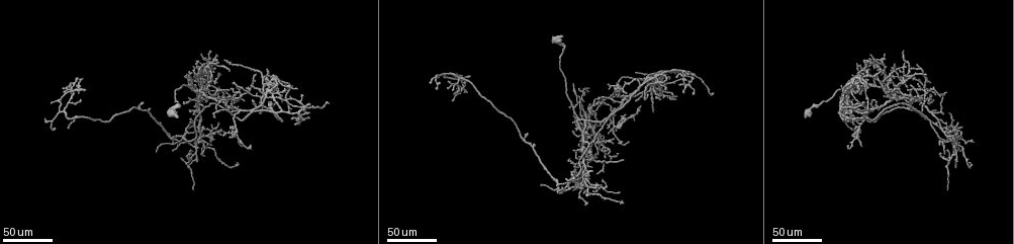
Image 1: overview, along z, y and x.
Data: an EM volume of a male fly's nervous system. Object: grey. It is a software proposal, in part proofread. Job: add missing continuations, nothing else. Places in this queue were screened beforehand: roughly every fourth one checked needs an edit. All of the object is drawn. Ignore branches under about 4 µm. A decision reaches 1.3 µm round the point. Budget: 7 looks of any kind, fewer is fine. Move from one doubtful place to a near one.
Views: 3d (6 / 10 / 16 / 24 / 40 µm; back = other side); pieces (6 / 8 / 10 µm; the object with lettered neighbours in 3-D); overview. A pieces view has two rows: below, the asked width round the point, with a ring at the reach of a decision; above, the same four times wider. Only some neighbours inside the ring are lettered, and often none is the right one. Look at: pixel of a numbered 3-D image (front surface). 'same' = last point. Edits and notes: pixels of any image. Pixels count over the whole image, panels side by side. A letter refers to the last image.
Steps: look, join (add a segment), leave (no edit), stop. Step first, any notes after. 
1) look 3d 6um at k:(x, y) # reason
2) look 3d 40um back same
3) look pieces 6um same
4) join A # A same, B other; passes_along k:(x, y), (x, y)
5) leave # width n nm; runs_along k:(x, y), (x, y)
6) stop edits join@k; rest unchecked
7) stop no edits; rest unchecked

look 3d 24um at 1:(574, 190) # branch stops here

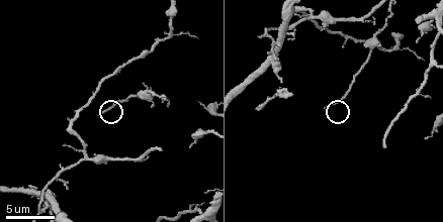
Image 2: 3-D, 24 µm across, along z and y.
look pieces 8um at 2:(100, 115) # see the neighbours

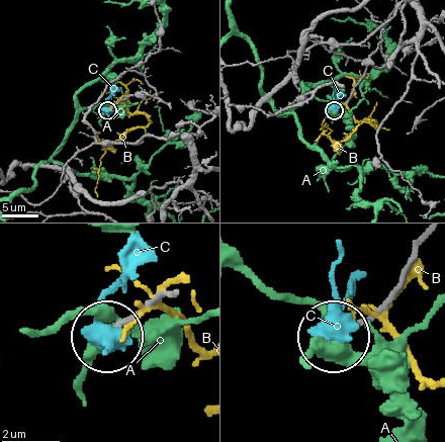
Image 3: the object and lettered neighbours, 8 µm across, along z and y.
leave # width 150 nm; A other, B other, C other; none of them fits

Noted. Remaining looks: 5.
look 3d 24um at 1:(573, 186) # thin end

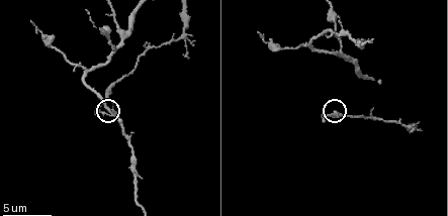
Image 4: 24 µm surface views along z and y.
look pieces 8um at 4:(323, 114)

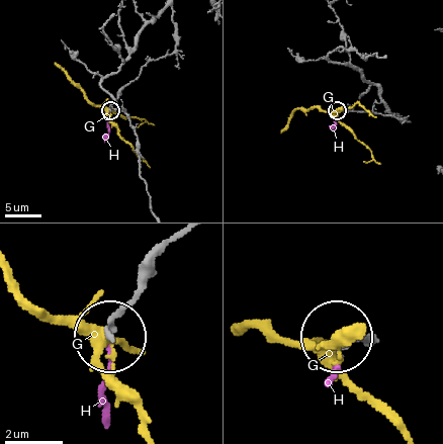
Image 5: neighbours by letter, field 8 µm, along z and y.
join H # G other, H same; the neuron continues

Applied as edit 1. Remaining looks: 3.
look overview # see it whole again

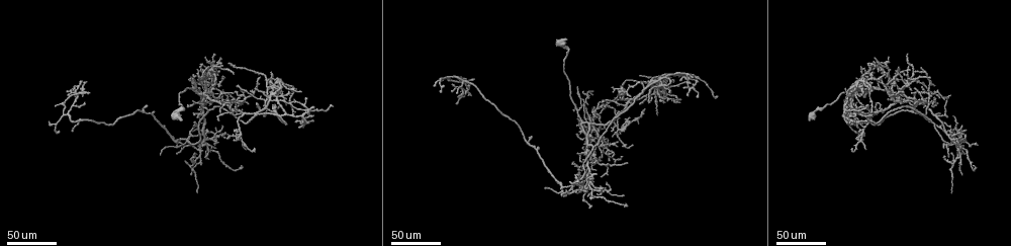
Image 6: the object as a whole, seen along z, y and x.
look 3d 40um at 6:(601, 108) # thin end

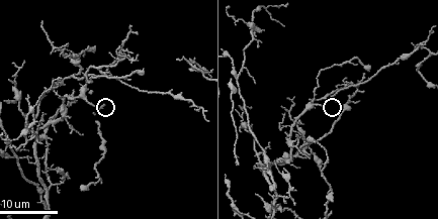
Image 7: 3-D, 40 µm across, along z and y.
look pieces 6um at 7:(96, 106) # what lies round it

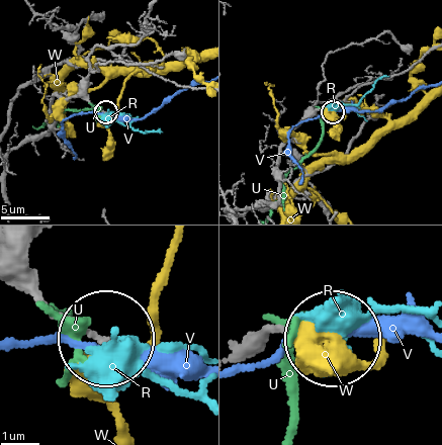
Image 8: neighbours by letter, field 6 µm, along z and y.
join R # R same, U other, V other, W other; passes_along 8:(81, 97), (134, 128), (162, 131); it goes on there

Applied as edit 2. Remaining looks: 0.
stop edits join@5, join@8; rest unchecked

